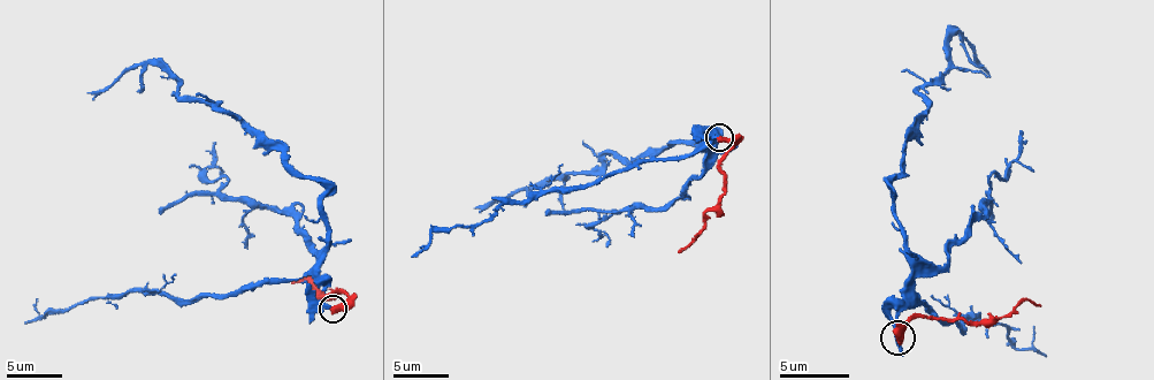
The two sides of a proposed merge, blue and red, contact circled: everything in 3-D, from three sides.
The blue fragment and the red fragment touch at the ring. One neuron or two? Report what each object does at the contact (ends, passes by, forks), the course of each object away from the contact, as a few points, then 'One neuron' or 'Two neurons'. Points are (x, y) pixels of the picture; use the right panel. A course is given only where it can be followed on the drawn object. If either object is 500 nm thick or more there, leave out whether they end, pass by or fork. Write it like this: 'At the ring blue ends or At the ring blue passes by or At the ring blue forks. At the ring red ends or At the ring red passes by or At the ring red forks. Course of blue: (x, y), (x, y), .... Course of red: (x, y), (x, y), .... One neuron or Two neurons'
At the ring blue ends. At the ring red ends. Course of blue: (896, 336), (910, 271), (889, 184), (924, 112), (924, 88), (941, 74), (955, 32), (986, 67). Course of red: (896, 336), (910, 322), (927, 316), (990, 322), (1028, 298), (1041, 305). Two neurons

